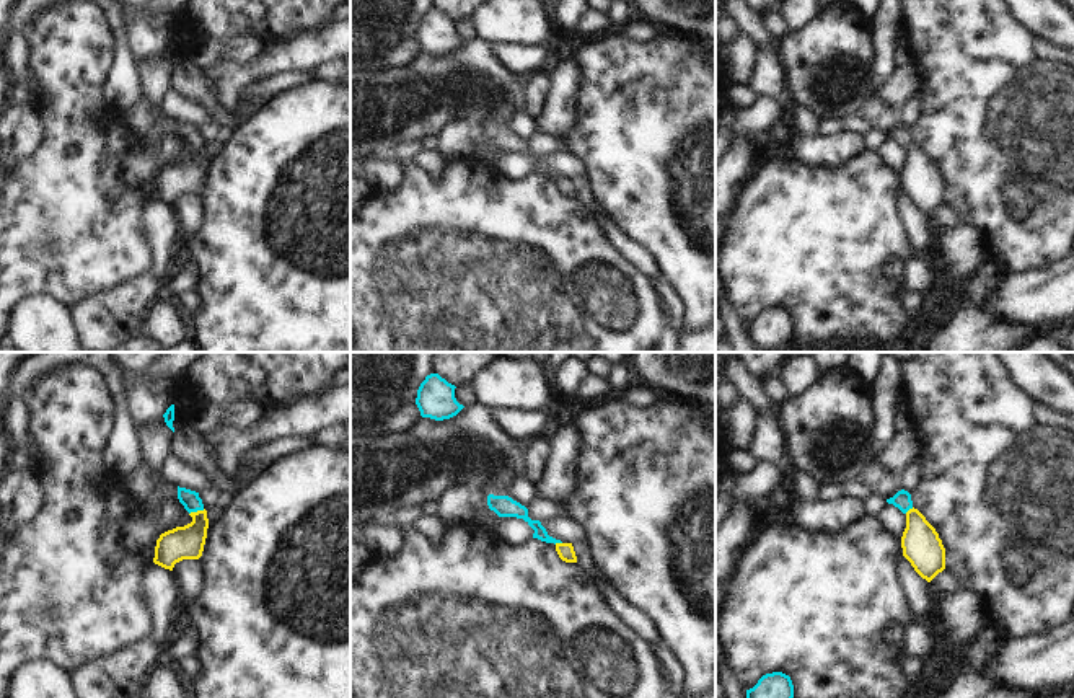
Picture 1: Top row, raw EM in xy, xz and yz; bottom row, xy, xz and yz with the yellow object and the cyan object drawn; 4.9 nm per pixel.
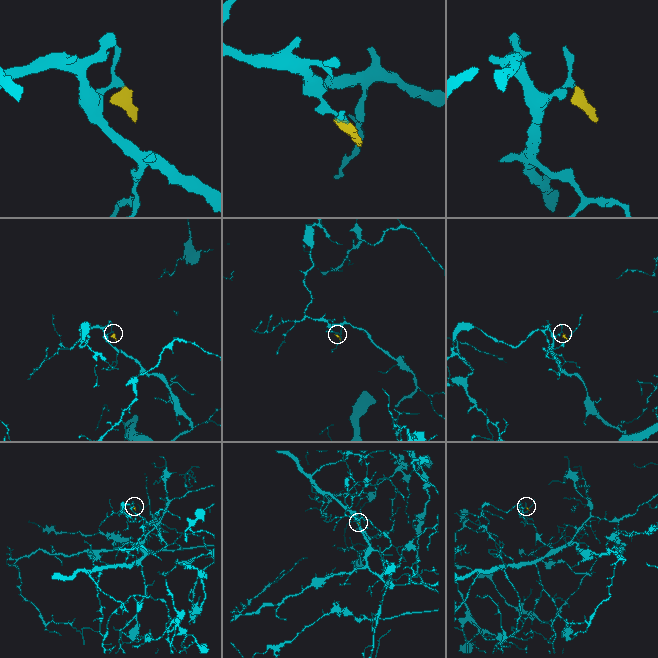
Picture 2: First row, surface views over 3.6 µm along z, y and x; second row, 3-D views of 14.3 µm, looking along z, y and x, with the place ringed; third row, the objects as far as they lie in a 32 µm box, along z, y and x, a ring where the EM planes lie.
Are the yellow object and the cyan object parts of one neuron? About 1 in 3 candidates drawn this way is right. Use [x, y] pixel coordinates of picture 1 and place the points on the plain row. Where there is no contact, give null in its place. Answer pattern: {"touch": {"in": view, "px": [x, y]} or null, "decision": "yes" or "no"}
{"touch": {"in": "xy", "px": [198, 145]}, "decision": "yes"}

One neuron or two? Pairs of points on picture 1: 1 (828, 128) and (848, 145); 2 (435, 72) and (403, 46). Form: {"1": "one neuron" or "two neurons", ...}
{"1": "two neurons", "2": "two neurons"}

